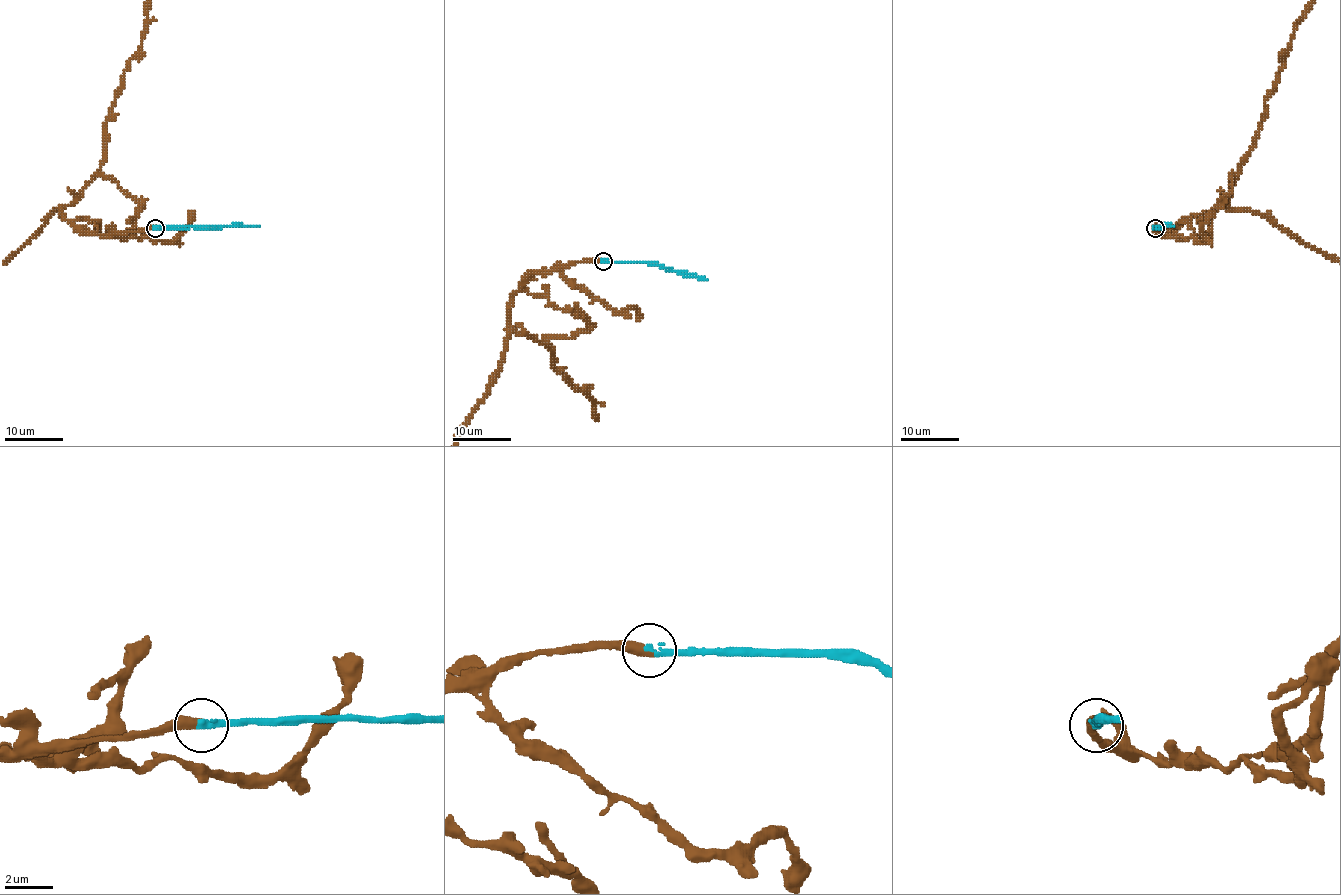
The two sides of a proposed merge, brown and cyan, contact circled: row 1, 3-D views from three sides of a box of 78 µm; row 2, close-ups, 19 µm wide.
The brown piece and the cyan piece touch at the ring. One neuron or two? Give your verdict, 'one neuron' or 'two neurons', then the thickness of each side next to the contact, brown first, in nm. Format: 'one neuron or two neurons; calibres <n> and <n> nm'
one neuron; calibres 440 and 280 nm

